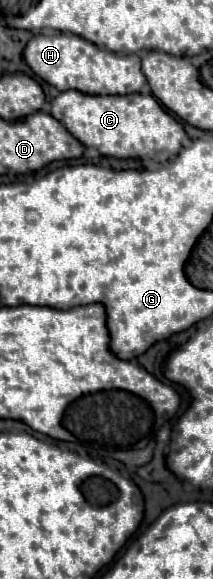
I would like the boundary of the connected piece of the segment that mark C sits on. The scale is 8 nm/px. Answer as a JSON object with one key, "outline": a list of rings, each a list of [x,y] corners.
{"outline":[[[63,91],[59,93],[51,103],[51,115],[65,125],[65,129],[85,147],[95,147],[101,155],[115,157],[115,159],[145,159],[151,157],[153,147],[153,159],[157,163],[165,163],[173,159],[179,149],[183,147],[185,131],[181,123],[177,123],[169,113],[163,111],[159,101],[153,95],[85,95],[79,91]]]}

